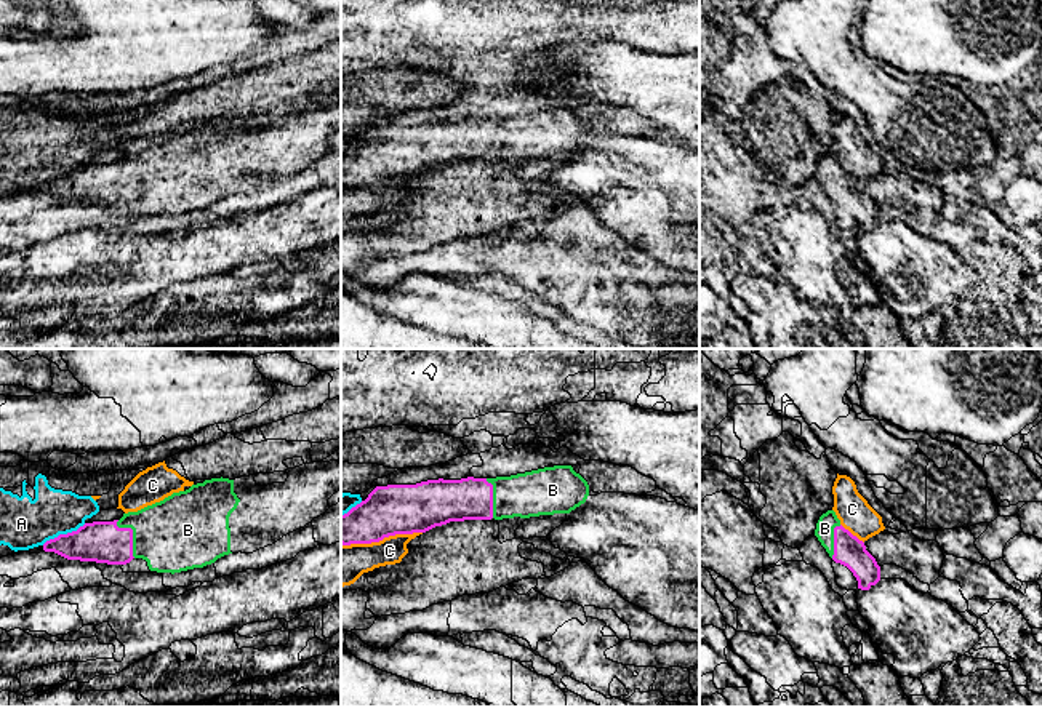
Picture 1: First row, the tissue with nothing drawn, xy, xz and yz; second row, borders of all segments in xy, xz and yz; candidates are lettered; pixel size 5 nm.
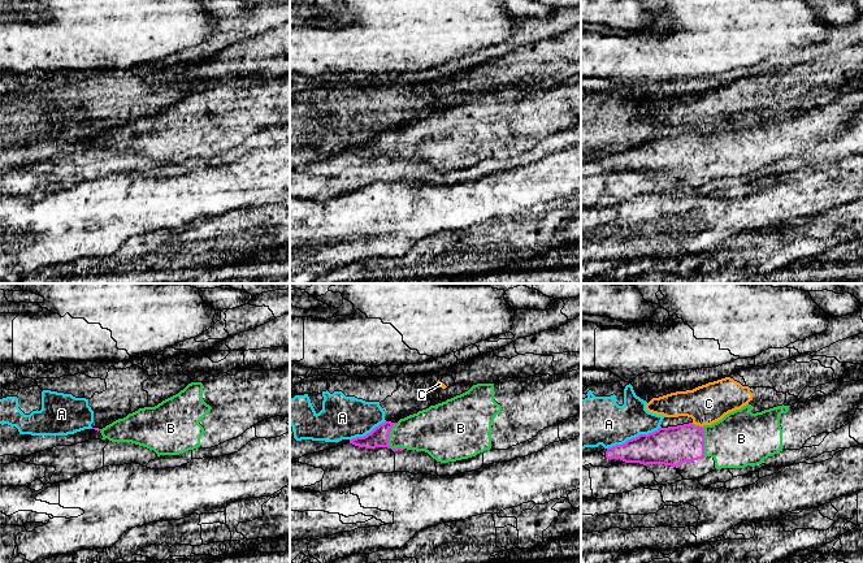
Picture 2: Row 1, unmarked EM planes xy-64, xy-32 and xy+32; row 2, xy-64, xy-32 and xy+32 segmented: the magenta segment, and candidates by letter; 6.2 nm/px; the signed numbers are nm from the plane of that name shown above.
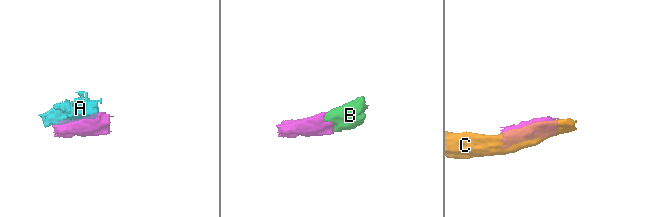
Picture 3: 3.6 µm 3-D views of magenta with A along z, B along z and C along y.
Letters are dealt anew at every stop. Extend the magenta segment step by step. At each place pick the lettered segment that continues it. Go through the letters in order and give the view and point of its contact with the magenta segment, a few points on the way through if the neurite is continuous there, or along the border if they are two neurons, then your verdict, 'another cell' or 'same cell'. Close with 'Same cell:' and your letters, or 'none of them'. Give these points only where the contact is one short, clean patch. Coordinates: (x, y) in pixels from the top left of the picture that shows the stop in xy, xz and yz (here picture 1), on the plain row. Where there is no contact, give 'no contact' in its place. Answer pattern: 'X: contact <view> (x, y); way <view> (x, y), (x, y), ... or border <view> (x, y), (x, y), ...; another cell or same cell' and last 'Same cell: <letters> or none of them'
A: contact xy (63, 176); another cell
B: contact xy (132, 176); way xy (100, 183), (120, 183), (132, 176), (180, 175); same cell
C: contact xz (381, 181); another cell
Same cell: B

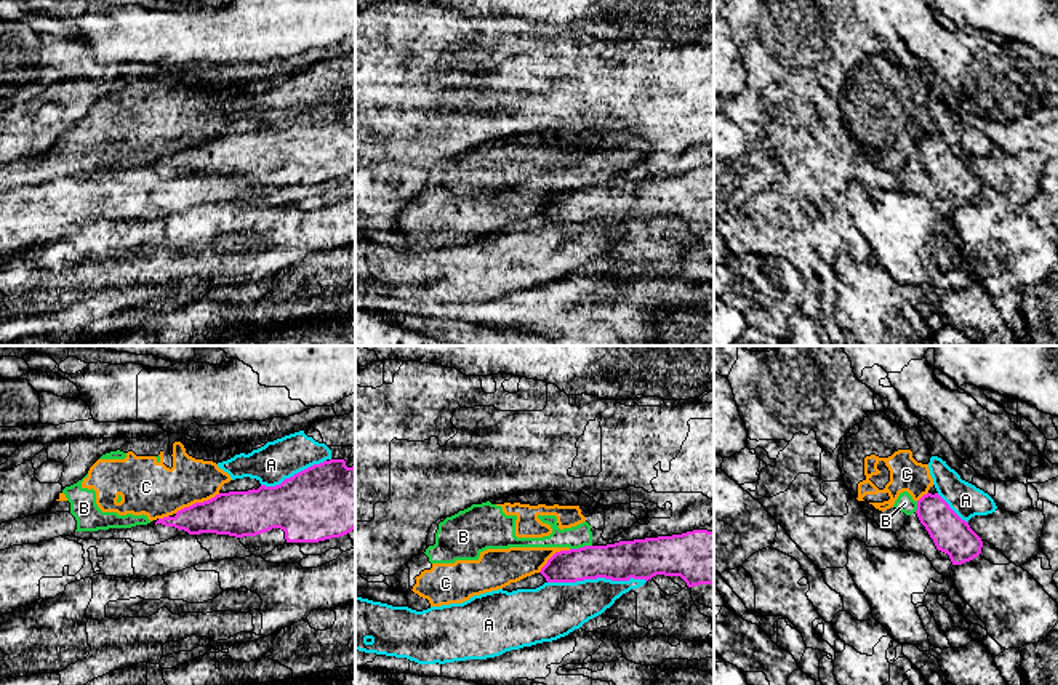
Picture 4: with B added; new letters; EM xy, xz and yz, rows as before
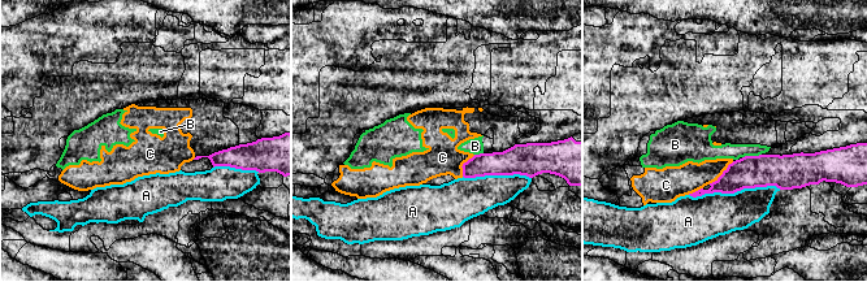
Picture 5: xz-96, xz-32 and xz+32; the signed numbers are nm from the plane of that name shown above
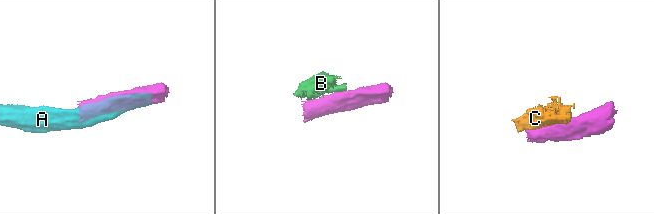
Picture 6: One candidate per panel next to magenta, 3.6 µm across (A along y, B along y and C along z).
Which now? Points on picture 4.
A: contact xz (596, 220); another cell
B: contact xz (580, 189); border xz (591, 186), (570, 191); another cell
C: contact xy (197, 144); another cell
Same cell: none of them

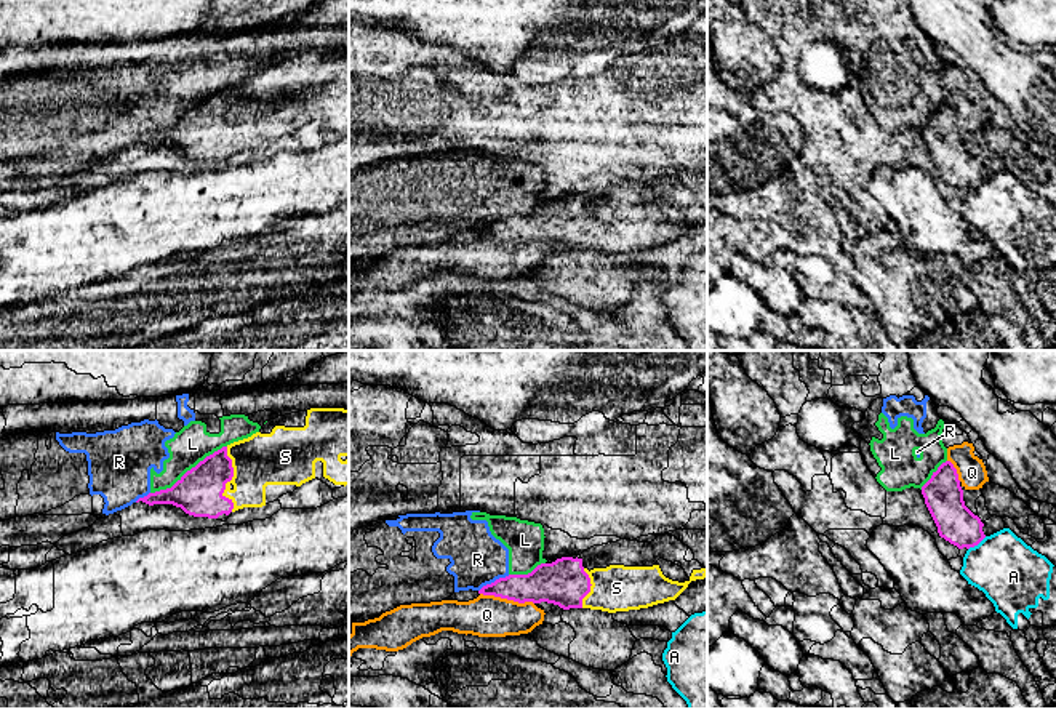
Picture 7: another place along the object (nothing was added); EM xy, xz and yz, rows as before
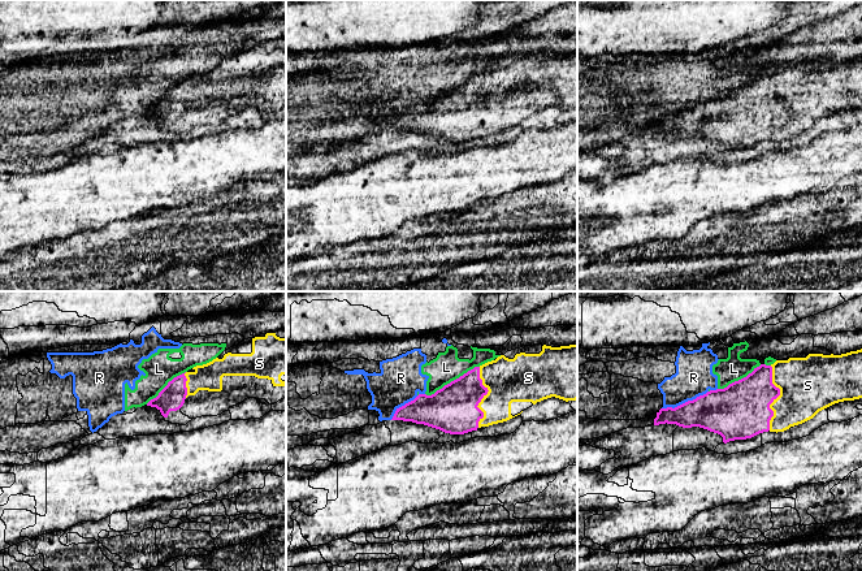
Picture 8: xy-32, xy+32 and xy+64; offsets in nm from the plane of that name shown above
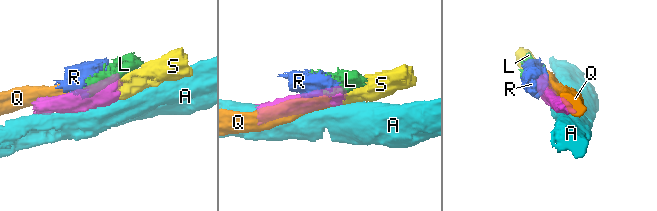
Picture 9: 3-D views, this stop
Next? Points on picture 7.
A: contact yz (976, 186); another cell
L: contact xy (188, 112); border xy (226, 87), (207, 96), (170, 128), (151, 135); another cell
Q: contact xz (508, 240); another cell
R: contact xz (495, 223); border xz (509, 216), (487, 224), (479, 232); another cell
S: contact xy (231, 120); same cell
Same cell: S

